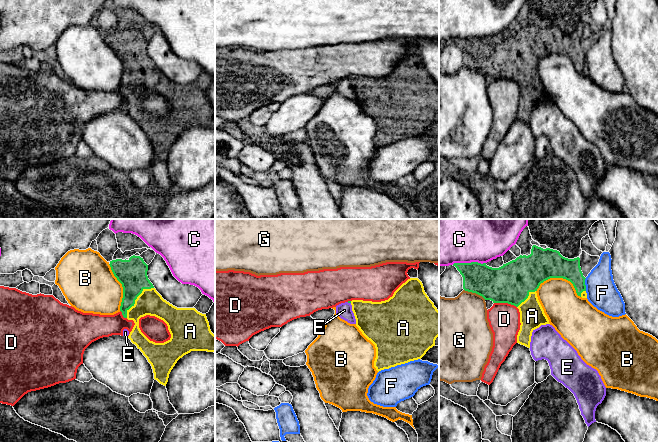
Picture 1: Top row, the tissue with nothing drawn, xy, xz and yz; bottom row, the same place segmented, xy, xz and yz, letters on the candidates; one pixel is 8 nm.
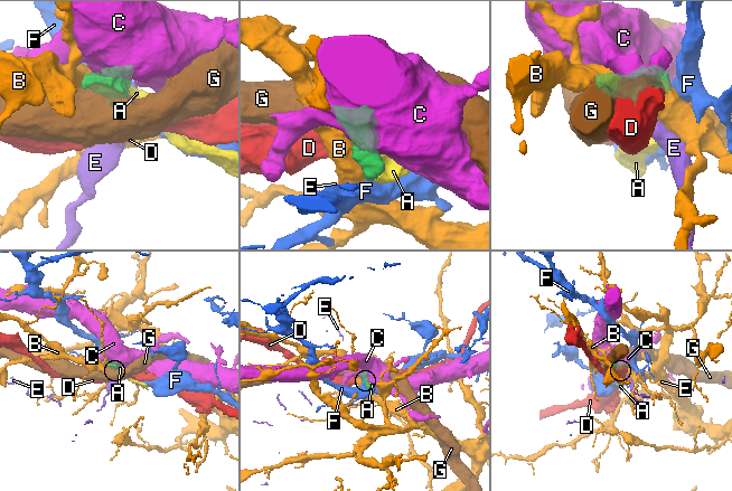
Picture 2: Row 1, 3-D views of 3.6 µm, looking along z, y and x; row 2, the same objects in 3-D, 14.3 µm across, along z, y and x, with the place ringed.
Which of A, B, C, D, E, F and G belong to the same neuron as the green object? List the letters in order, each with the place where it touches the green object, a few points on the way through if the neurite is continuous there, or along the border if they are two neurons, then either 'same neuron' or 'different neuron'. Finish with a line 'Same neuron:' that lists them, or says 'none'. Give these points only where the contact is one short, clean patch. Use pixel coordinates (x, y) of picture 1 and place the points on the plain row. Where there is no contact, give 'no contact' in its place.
A: xy (136, 74) | same neuron
B: yz (560, 53) | different neuron
C: yz (468, 39) | along yz (485, 38), (454, 38), (452, 40) | different neuron
D: yz (505, 78) | along yz (494, 78), (507, 78), (516, 83) | different neuron
E: xz (349, 78) | along xz (347, 78), (350, 79) | different neuron
F: yz (584, 60) | along yz (586, 54), (585, 66) | different neuron
G: yz (475, 68) | different neuron
Same neuron: A

